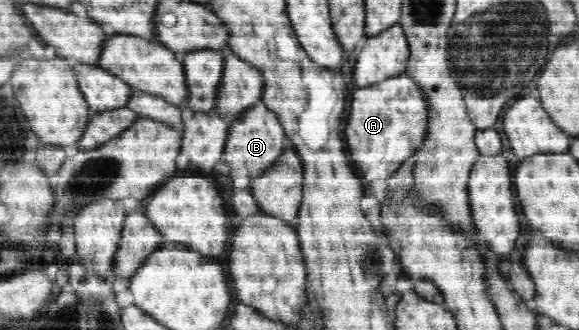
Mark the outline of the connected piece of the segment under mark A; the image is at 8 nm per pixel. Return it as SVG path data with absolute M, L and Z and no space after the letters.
M407 72L386 78L381 82L363 88L357 88L354 90L352 96L353 99L350 107L350 114L345 126L345 142L349 145L349 156L353 157L353 163L357 163L357 170L361 171L361 175L365 177L365 180L369 180L369 182L375 182L375 180L384 182L401 166L401 164L405 162L405 160L409 159L409 156L415 155L417 149L421 148L423 140L427 138L427 122L429 122L429 101L427 101L427 97L425 97L423 89L421 89L421 87L419 87L419 85L415 83L413 79L411 79L411 76L409 76Z

